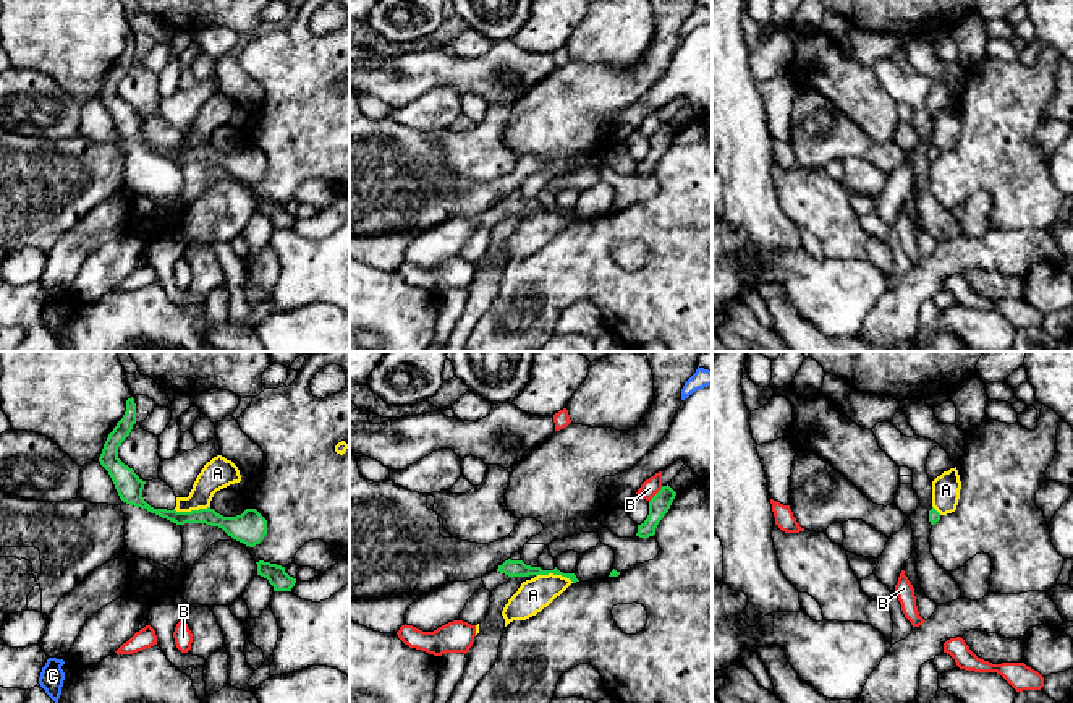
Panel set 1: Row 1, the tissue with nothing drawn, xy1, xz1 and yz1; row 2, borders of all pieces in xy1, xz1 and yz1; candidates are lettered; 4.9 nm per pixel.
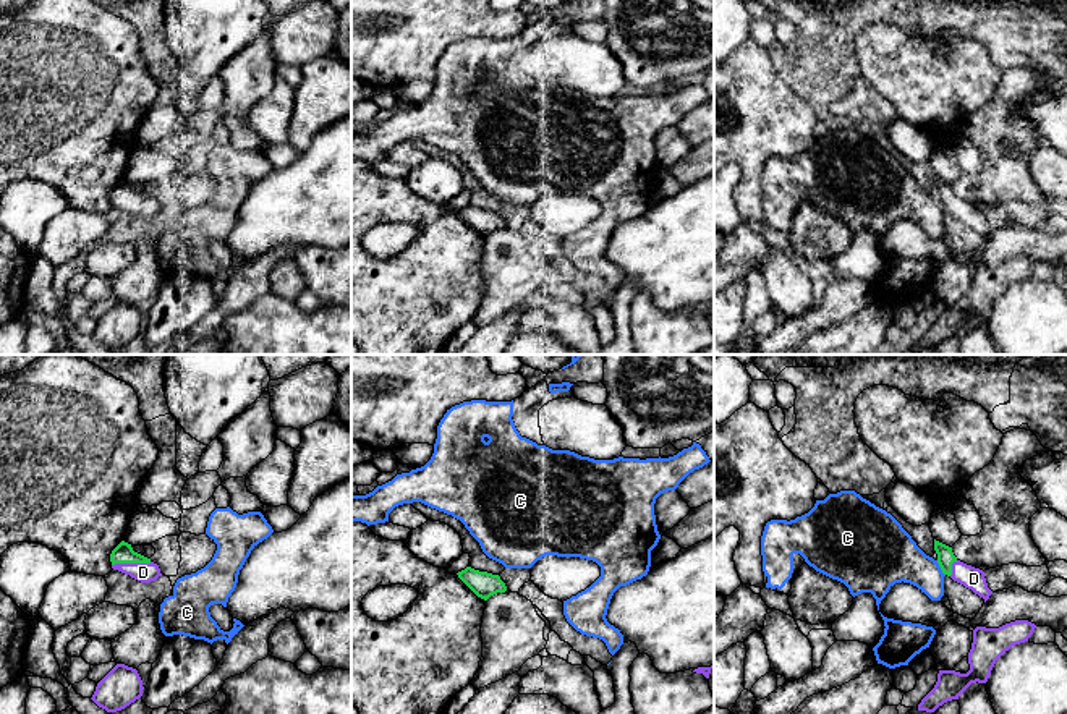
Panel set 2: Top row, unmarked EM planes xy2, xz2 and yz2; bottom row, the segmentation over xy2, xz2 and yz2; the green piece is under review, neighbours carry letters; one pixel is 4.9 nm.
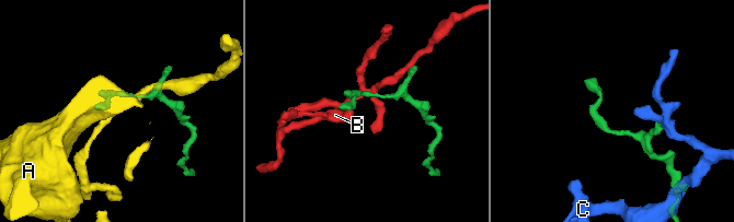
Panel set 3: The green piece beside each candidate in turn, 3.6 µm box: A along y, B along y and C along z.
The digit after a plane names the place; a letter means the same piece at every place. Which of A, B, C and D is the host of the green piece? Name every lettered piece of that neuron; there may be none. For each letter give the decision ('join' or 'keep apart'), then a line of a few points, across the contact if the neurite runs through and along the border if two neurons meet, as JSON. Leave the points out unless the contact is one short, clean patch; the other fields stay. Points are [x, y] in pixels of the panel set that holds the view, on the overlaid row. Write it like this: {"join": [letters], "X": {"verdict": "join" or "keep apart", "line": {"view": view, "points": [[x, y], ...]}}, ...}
{"join": ["D"], "A": {"verdict": "keep apart", "line": {"view": "xz1", "points": [[536, 575], [560, 574], [573, 582]]}}, "B": {"verdict": "keep apart", "line": {"view": "xz1", "points": [[662, 486], [649, 501]]}}, "C": {"verdict": "keep apart"}, "D": {"verdict": "join", "line": {"view": "xy2", "points": [[123, 552], [131, 562], [143, 572]]}}}

